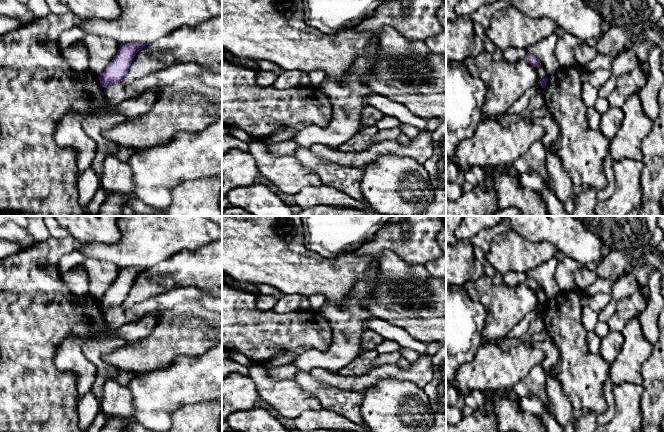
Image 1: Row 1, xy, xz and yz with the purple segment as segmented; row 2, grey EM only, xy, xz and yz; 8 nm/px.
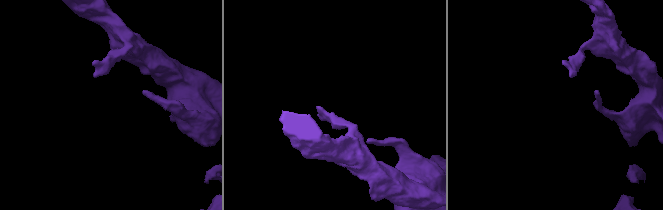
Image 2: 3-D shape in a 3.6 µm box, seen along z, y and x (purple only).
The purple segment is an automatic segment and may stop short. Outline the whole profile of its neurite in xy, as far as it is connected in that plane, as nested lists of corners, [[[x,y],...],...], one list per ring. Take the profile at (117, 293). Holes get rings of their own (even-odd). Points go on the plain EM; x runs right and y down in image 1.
[[[125,267],[121,268],[117,278],[108,288],[104,296],[98,300],[101,310],[122,306],[128,298],[129,291],[135,278],[148,268]]]

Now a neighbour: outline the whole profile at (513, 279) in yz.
[[[508,272],[503,275],[503,283],[511,287],[517,287],[526,282],[527,277],[519,272]]]

